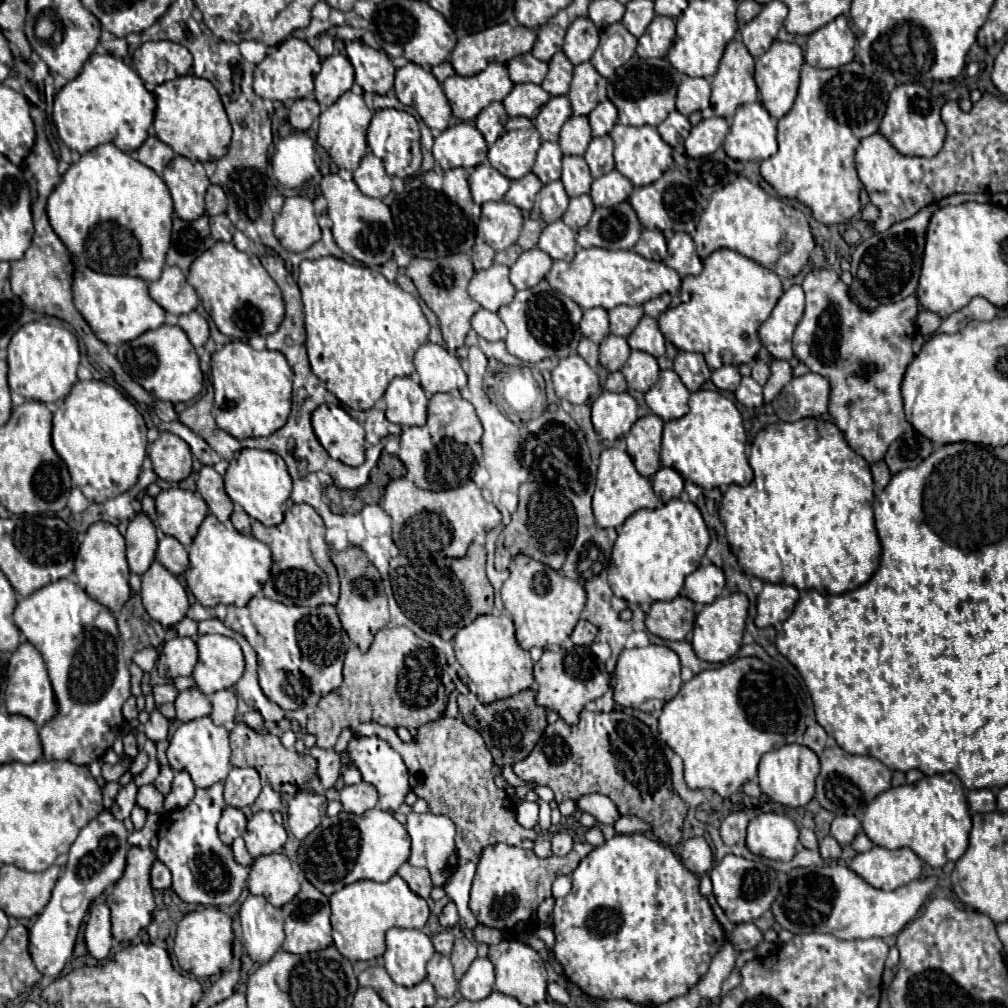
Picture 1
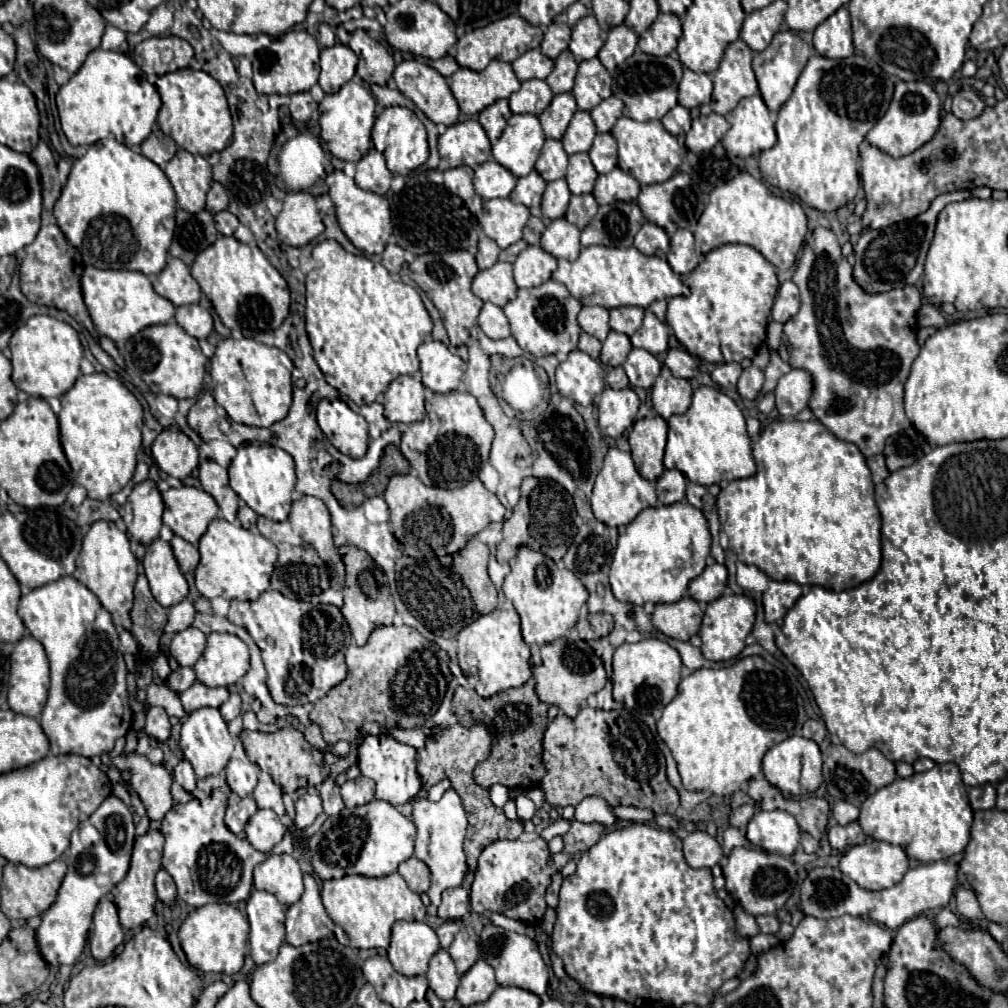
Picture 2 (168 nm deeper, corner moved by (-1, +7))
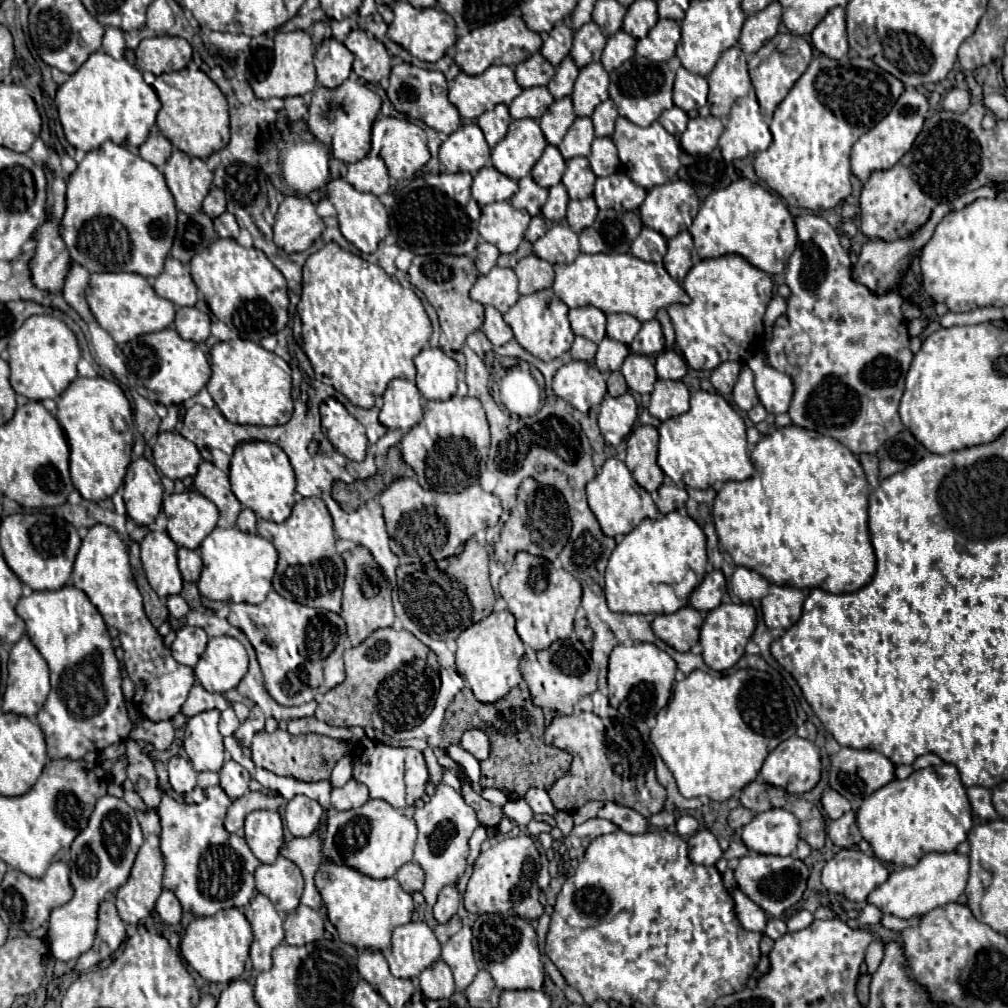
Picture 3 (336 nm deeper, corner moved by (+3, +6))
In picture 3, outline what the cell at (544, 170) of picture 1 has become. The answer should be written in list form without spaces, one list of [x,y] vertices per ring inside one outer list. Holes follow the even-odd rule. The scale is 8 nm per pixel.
[[[547,145],[541,159],[535,163],[531,175],[537,181],[537,185],[549,189],[549,187],[561,183],[563,171],[565,171],[565,159],[561,157],[559,149],[555,145]]]

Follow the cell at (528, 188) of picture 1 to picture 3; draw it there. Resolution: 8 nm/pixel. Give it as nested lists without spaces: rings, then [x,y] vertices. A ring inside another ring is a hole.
[[[531,175],[519,179],[519,193],[511,197],[511,205],[517,209],[525,209],[531,215],[539,215],[541,207],[547,201],[547,191],[539,187]]]

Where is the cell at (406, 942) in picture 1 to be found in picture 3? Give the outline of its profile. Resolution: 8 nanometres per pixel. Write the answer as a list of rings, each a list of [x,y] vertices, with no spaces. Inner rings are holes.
[[[405,923],[393,931],[393,947],[389,959],[393,977],[419,977],[419,973],[435,963],[439,955],[441,945],[427,923]]]

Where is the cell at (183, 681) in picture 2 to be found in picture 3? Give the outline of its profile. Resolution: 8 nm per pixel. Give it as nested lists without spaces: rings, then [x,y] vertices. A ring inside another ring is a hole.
[[[95,525],[89,529],[77,553],[71,577],[73,585],[85,591],[91,603],[99,609],[103,621],[119,631],[119,641],[125,651],[125,669],[129,673],[129,679],[135,683],[133,703],[137,705],[141,715],[149,721],[165,721],[175,717],[185,703],[189,689],[193,687],[191,667],[181,665],[171,657],[171,651],[169,647],[165,647],[163,637],[145,617],[143,597],[131,573],[127,547],[111,527]]]

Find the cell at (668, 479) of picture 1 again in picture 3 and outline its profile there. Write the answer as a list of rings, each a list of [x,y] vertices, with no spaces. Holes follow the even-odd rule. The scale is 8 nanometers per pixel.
[[[661,485],[659,491],[657,491],[657,495],[659,495],[657,507],[659,507],[659,511],[663,515],[681,509],[687,503],[687,491],[679,489],[675,485]]]

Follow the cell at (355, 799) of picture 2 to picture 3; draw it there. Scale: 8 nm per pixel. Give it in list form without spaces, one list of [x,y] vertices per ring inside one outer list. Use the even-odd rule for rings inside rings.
[[[349,779],[343,787],[337,787],[337,789],[331,791],[331,805],[337,811],[347,811],[347,809],[353,809],[353,807],[361,807],[367,801],[369,801],[369,789],[355,779]]]

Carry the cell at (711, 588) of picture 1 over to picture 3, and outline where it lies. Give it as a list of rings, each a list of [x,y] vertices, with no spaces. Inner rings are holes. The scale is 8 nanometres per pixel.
[[[711,571],[703,579],[703,583],[691,593],[689,605],[693,609],[697,609],[697,611],[705,611],[707,613],[707,611],[715,609],[717,605],[721,605],[725,589],[727,589],[727,583],[725,583],[723,573],[721,571]]]

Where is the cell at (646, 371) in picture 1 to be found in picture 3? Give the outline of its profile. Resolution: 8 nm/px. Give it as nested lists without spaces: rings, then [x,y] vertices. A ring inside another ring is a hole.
[[[629,353],[621,371],[623,371],[631,391],[641,393],[641,395],[653,391],[653,385],[657,381],[657,373],[655,373],[653,363],[645,355]]]

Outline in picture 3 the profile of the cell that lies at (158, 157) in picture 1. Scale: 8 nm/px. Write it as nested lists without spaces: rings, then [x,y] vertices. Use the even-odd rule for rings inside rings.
[[[153,127],[149,133],[149,139],[139,147],[139,155],[145,161],[153,163],[157,169],[161,169],[171,155],[171,143],[169,143],[169,139],[165,139],[161,135],[161,131],[157,127]]]

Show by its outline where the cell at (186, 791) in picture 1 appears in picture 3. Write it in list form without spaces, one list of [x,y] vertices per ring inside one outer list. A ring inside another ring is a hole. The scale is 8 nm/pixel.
[[[171,757],[167,763],[169,771],[169,783],[173,791],[177,793],[189,793],[197,785],[197,771],[189,765],[189,759],[185,757]]]

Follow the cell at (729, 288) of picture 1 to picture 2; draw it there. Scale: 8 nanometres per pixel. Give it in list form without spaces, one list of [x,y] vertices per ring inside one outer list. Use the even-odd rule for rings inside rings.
[[[723,244],[701,260],[701,264],[683,276],[685,286],[689,286],[691,296],[677,296],[669,300],[667,324],[673,328],[675,338],[699,360],[723,364],[723,362],[741,362],[743,358],[753,358],[749,352],[755,352],[765,342],[765,328],[769,322],[771,306],[777,296],[779,280],[773,264],[761,256],[751,246],[745,244]]]

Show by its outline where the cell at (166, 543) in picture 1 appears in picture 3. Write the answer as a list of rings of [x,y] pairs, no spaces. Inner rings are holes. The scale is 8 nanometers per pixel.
[[[185,547],[179,549],[177,557],[179,557],[179,569],[181,569],[183,579],[185,581],[197,581],[201,575],[201,567],[203,567],[201,557],[195,551],[185,549]]]

